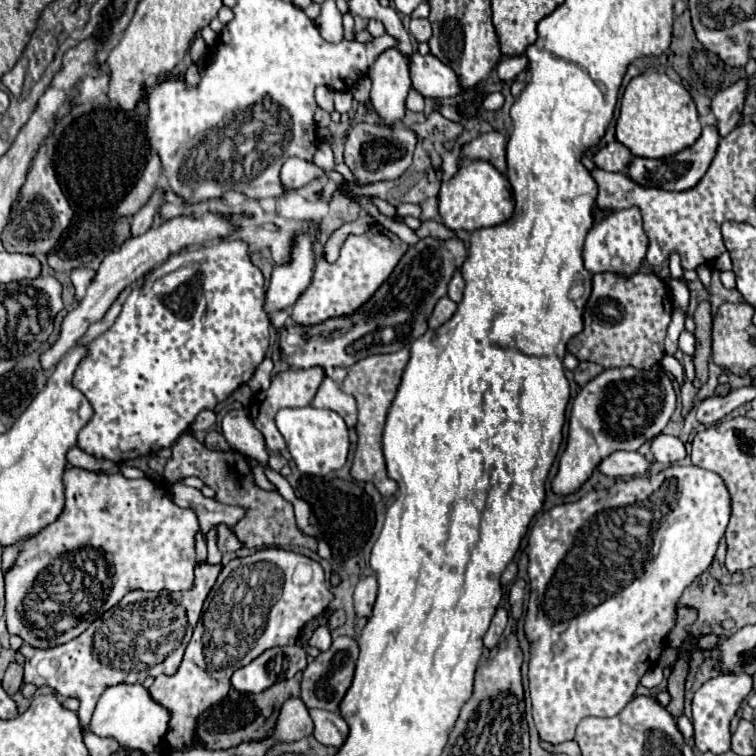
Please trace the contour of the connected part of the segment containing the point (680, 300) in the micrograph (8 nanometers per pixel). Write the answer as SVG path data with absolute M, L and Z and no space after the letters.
M671 280L669 282L669 292L673 296L673 304L679 308L687 308L689 306L689 288L685 284L685 280Z

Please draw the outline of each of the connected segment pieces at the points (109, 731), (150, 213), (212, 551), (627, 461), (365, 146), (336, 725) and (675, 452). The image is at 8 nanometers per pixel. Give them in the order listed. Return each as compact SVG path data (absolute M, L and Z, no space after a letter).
M119 684L119 686L111 686L111 688L107 688L107 692L103 692L89 728L97 736L115 738L121 746L127 744L129 748L139 748L143 752L159 752L163 736L169 726L169 720L171 720L171 712L165 706L161 706L159 702L155 702L147 688L143 688L141 684L131 684L131 686Z
M157 188L155 194L151 196L151 200L131 218L131 232L133 232L133 236L139 236L139 234L143 234L143 232L147 232L151 228L153 216L157 214L159 206L165 202L163 200L165 198L165 192L167 192L165 188Z
M212 527L209 532L206 534L207 537L207 562L210 564L219 564L222 560L222 553L219 551L216 542L216 530Z
M613 452L611 456L607 456L607 460L603 460L603 464L599 464L599 470L613 478L643 476L649 472L649 468L651 468L651 460L647 460L639 452Z
M355 124L349 130L345 142L345 164L351 168L357 186L369 186L381 180L397 180L409 166L415 150L417 138L403 124L395 126L371 126L371 124Z
M311 710L311 718L315 722L315 738L325 744L325 746L335 746L341 748L343 742L347 740L349 726L337 712L327 712L327 710Z
M659 434L653 440L651 452L653 452L655 460L663 462L663 464L675 464L675 462L679 462L679 460L683 460L687 456L685 444L679 438L667 436L667 434Z

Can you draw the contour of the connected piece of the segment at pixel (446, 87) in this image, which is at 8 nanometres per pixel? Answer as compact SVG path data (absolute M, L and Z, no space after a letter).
M415 52L411 56L409 68L411 68L413 88L417 92L421 92L425 98L443 100L443 98L463 92L463 86L461 86L457 74L453 72L453 68L445 66L433 54L421 56L419 52Z

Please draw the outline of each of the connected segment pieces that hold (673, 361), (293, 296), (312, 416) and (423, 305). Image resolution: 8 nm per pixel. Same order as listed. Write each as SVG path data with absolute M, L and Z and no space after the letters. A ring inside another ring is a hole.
M665 354L660 362L660 365L663 370L668 370L668 372L675 377L677 382L682 383L684 369L681 363L674 356Z
M309 230L295 240L293 258L285 266L275 266L267 288L263 310L267 314L291 308L307 290L313 276L313 238Z
M313 406L303 408L281 408L277 412L277 428L283 434L287 448L299 472L325 476L333 470L343 468L349 452L349 434L343 418L333 410L319 410Z
M423 238L415 246L409 246L405 256L399 260L391 276L379 286L379 290L353 314L329 318L315 326L285 324L279 330L279 352L281 360L291 368L351 368L355 362L371 356L397 352L409 346L419 336L427 332L427 318L433 312L439 298L447 294L447 284L453 272L463 264L467 248L463 240L435 240ZM385 328L395 330L395 340L391 344L381 342L381 332Z

